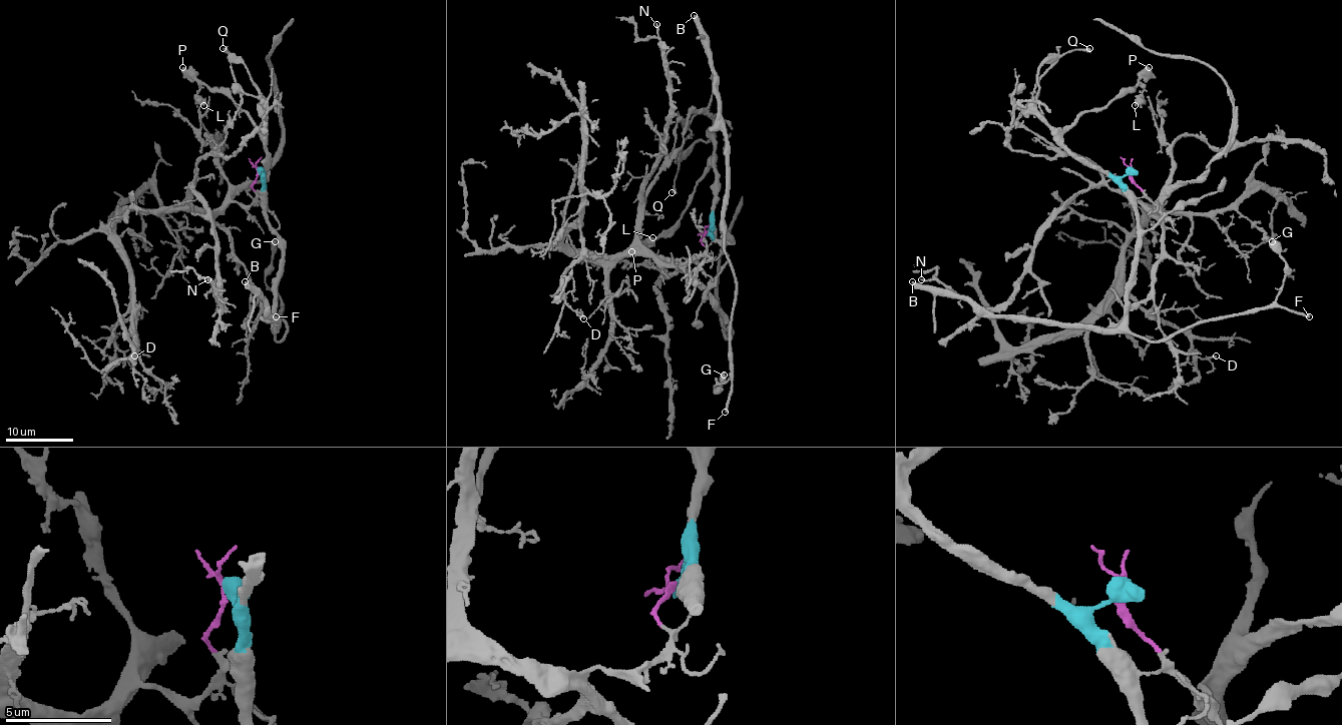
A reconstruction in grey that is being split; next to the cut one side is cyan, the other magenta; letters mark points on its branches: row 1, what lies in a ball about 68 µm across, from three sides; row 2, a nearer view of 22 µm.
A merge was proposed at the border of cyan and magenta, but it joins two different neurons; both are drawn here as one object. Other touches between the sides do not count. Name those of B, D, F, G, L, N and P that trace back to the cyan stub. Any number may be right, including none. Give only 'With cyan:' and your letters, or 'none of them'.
With cyan: B, F, G, L, P

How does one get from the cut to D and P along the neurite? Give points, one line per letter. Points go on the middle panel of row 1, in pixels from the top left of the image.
D: (706, 233), (699, 256), (674, 260), (575, 253), (563, 244), (572, 228), (582, 254), (563, 298), (583, 318)
P: (706, 233), (714, 194), (712, 165), (682, 216), (668, 229), (641, 241), (631, 251)

